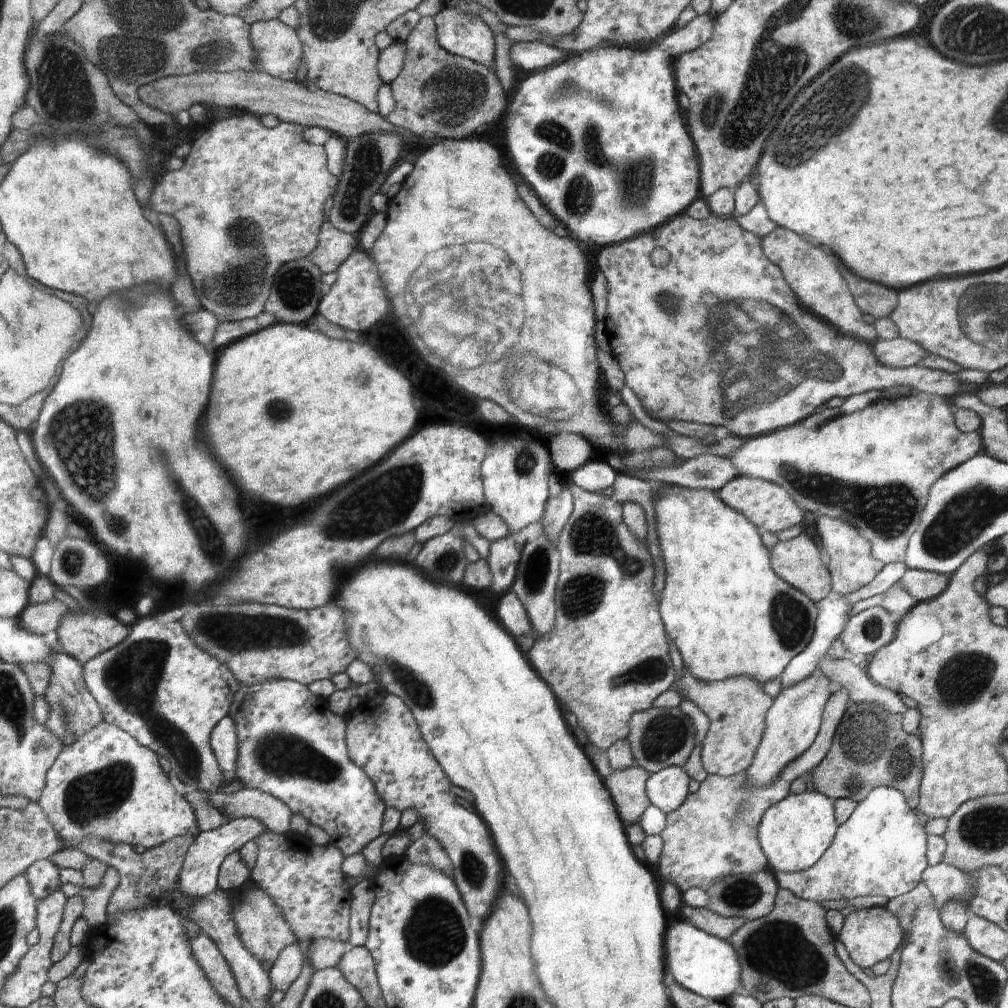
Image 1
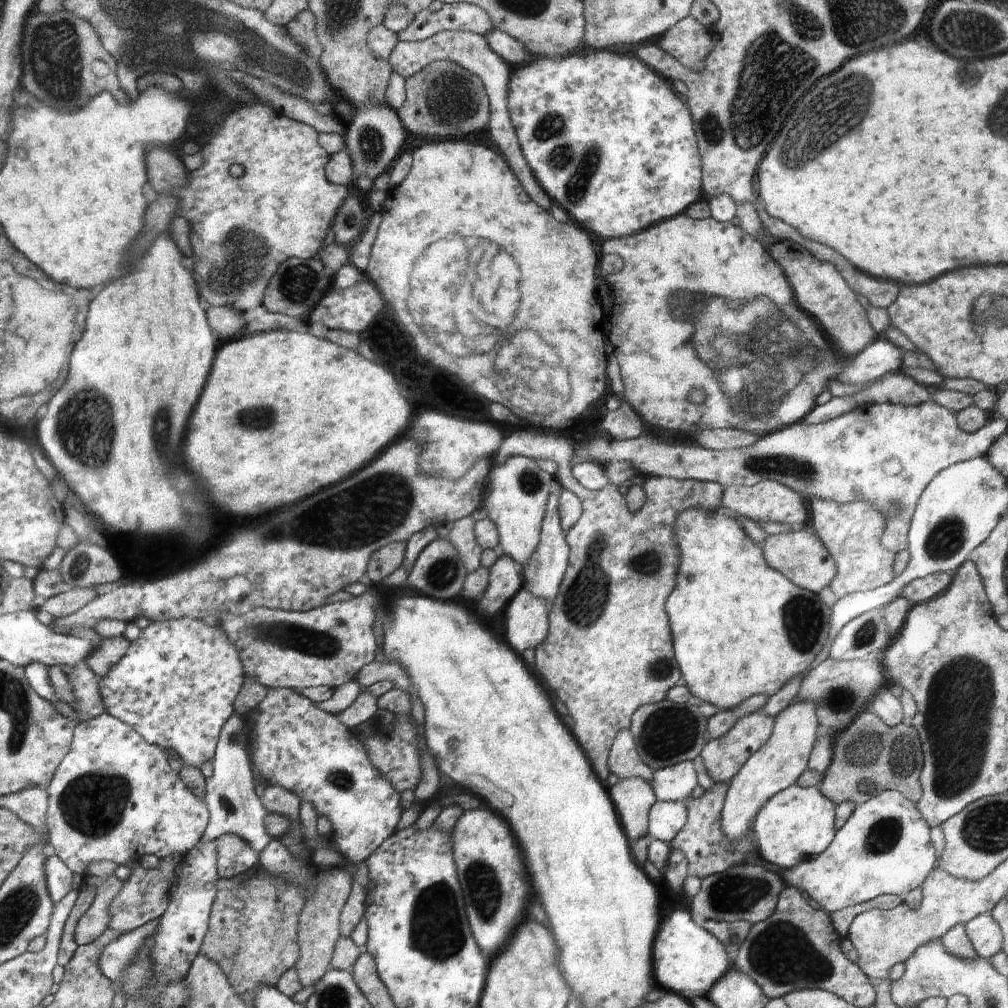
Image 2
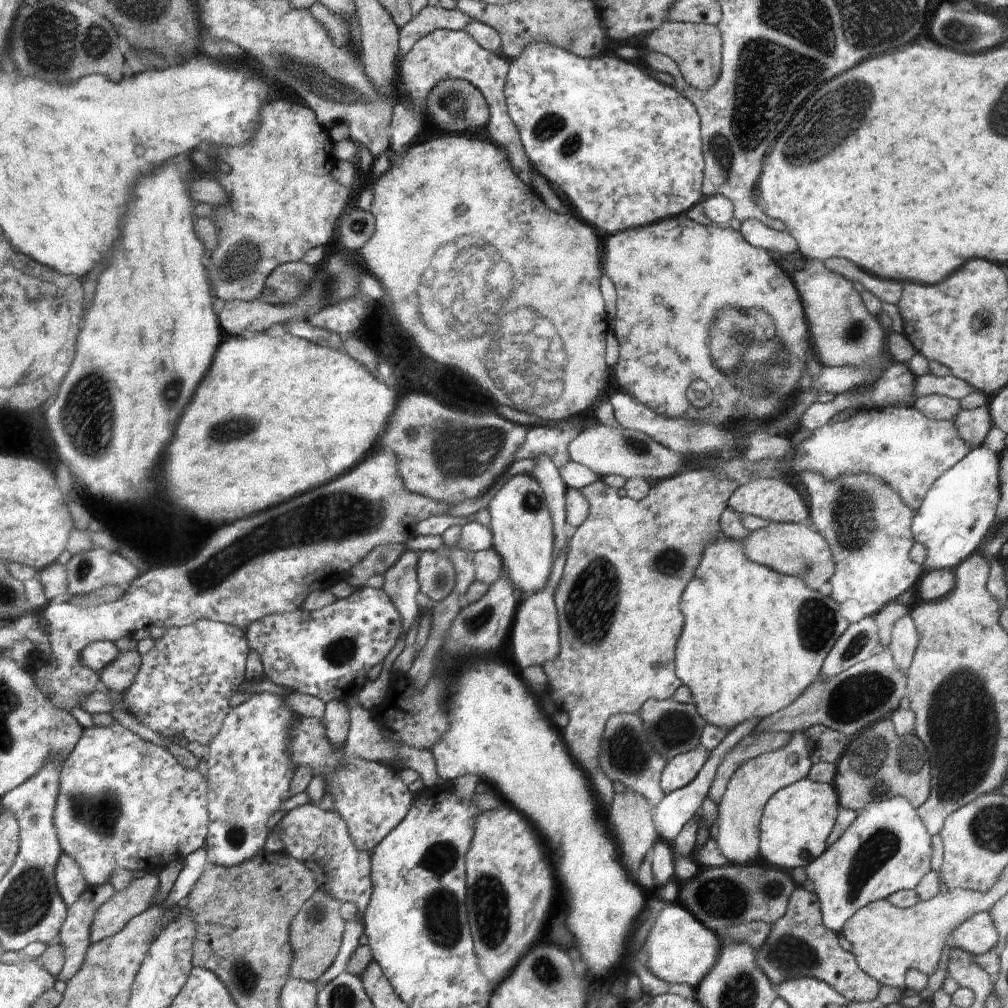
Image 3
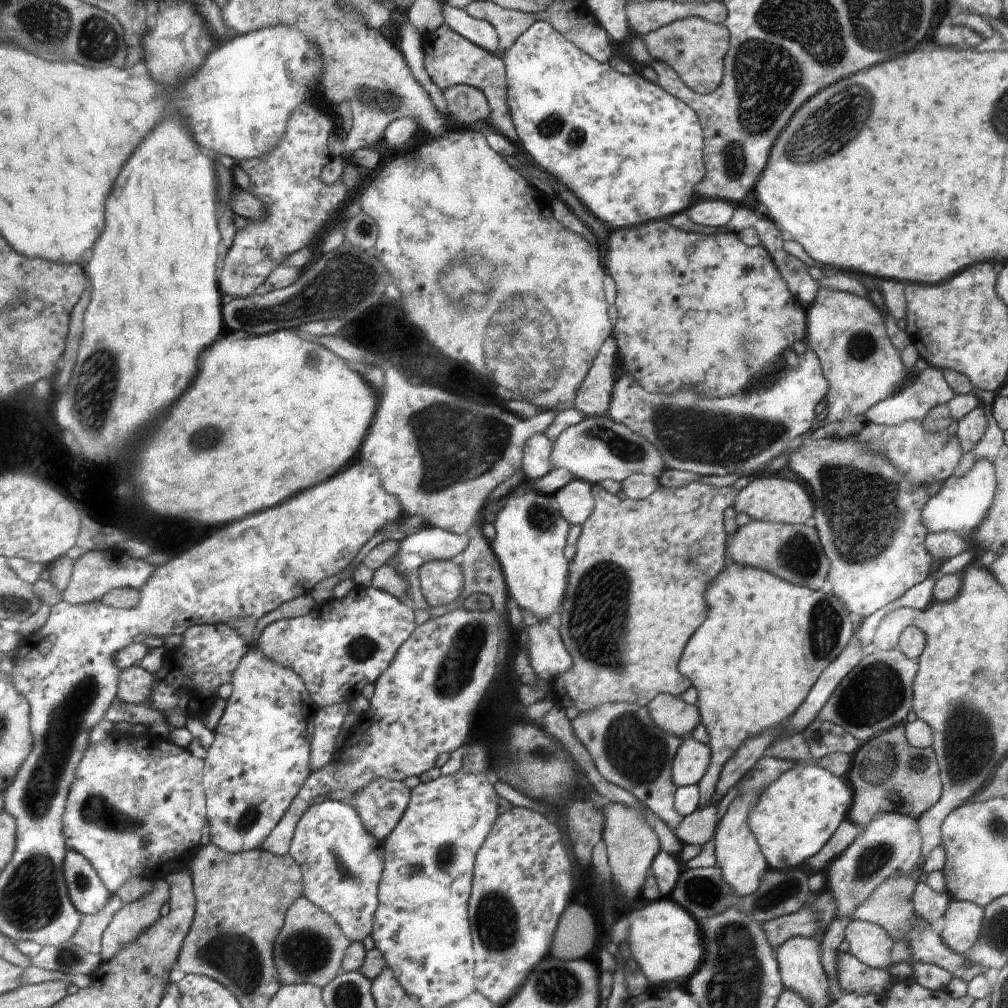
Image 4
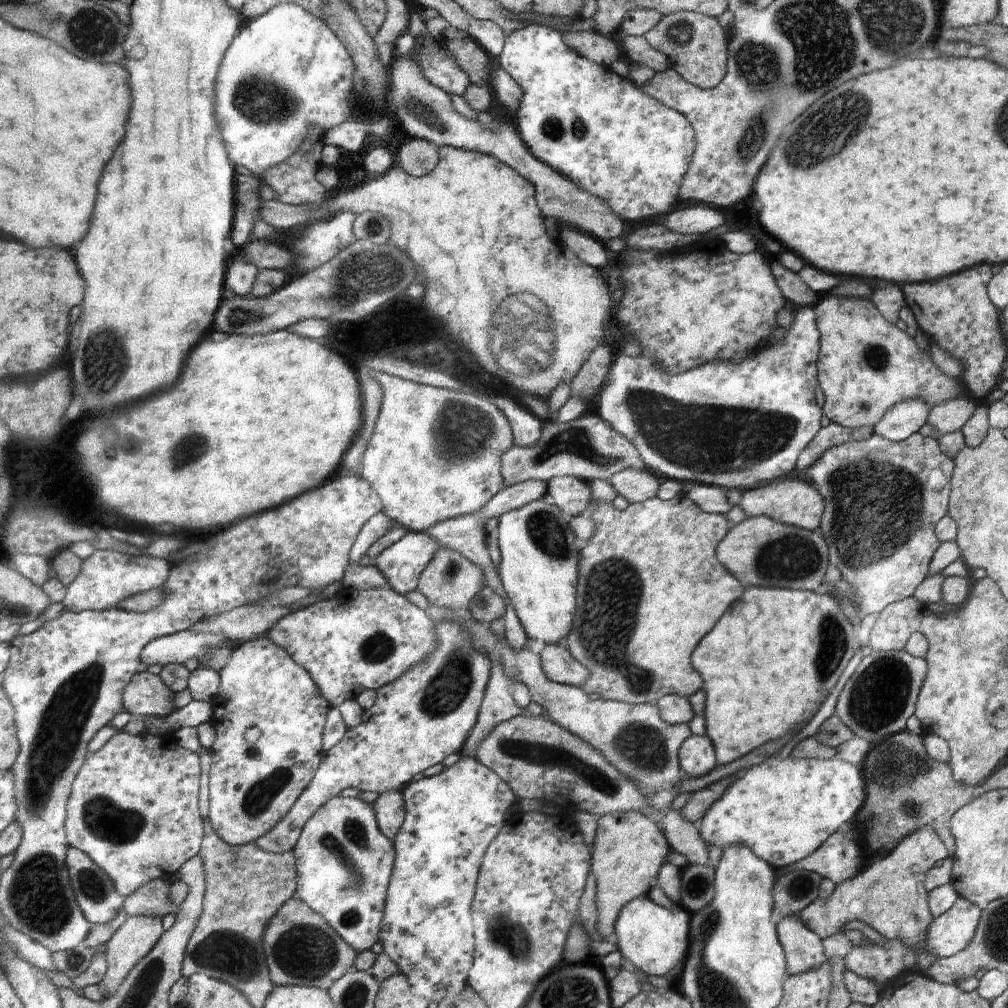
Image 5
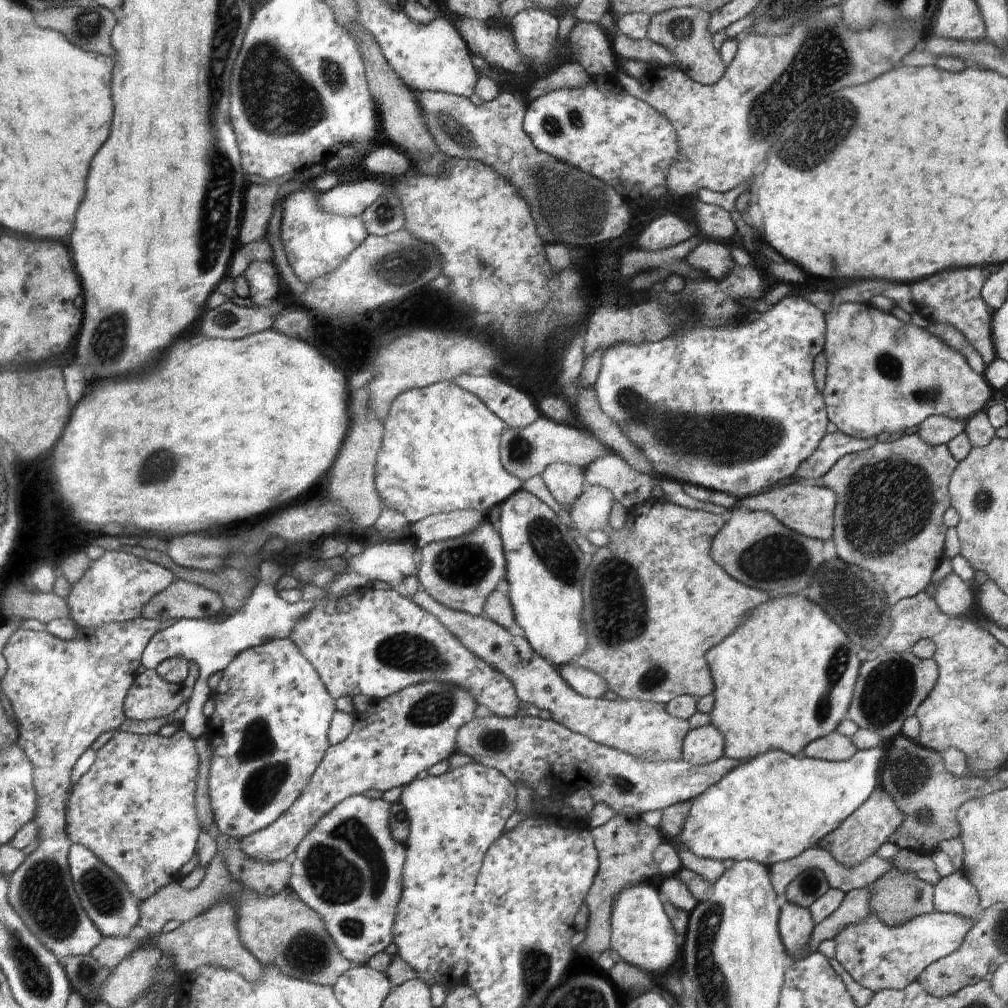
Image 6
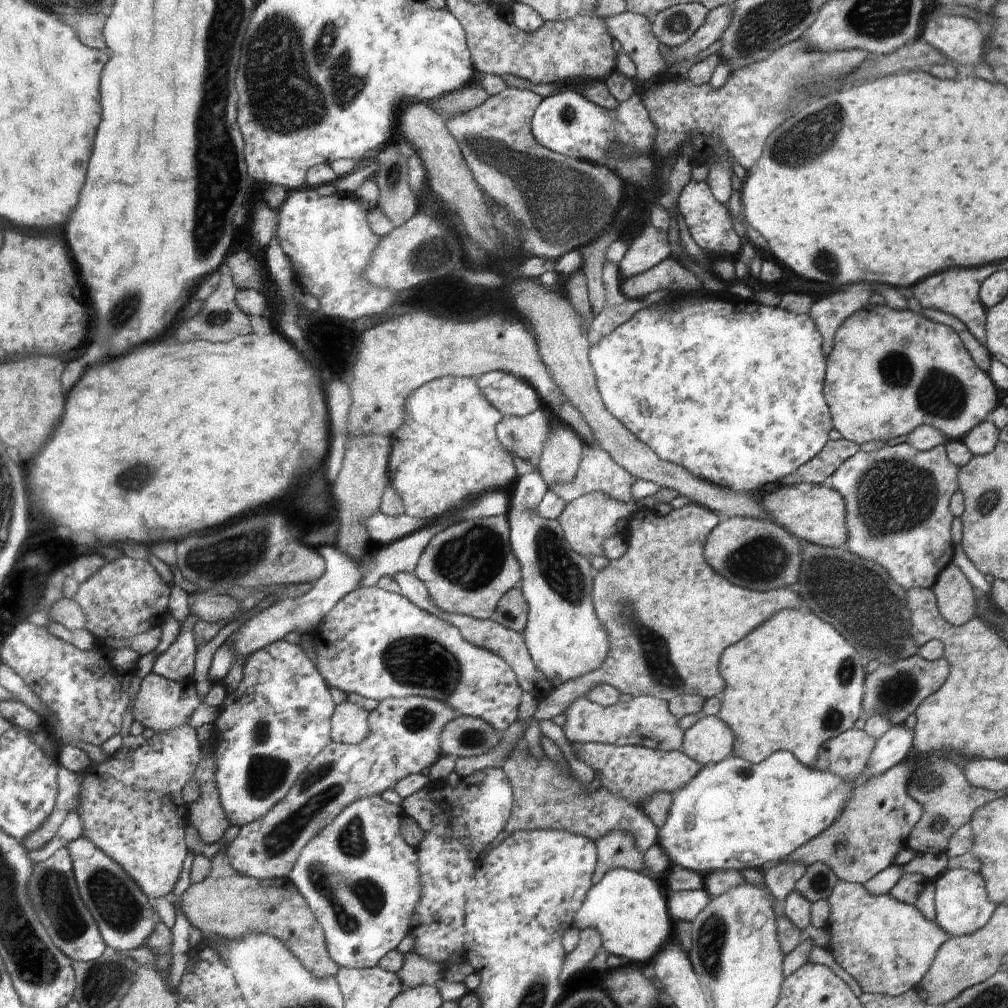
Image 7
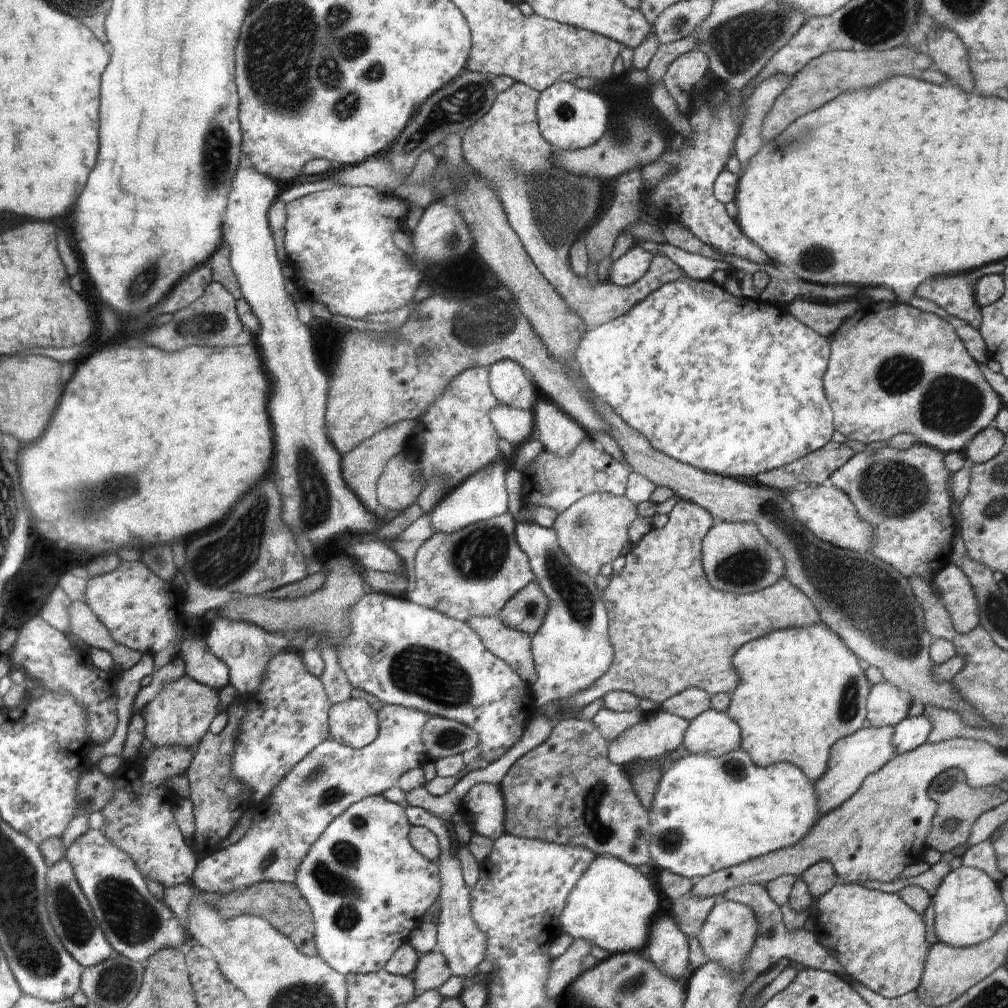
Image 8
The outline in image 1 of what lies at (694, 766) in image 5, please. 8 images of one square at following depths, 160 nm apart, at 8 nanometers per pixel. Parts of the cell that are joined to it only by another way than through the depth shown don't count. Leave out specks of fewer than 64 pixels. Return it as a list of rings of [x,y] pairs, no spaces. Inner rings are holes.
[[[667,766],[650,774],[648,786],[645,787],[650,804],[666,814],[676,811],[689,796],[690,780],[686,771],[677,766]]]

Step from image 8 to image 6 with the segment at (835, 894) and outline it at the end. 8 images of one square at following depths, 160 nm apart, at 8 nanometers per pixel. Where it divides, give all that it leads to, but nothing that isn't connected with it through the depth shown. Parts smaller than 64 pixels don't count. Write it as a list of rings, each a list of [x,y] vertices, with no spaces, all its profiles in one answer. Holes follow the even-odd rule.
[[[935,910],[930,915],[920,915],[908,923],[890,927],[870,914],[864,922],[847,926],[835,936],[834,957],[858,984],[873,993],[885,989],[900,990],[920,979],[933,963],[957,951],[979,917],[979,911],[973,917],[967,917]]]

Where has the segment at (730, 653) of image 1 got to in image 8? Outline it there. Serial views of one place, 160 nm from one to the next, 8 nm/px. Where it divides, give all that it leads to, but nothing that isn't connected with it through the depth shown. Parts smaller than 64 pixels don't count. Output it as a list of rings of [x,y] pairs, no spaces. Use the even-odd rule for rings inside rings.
[[[826,624],[815,625],[800,625],[788,628],[783,628],[766,636],[752,640],[750,644],[746,643],[742,646],[742,652],[738,652],[738,656],[734,656],[734,668],[737,669],[740,682],[732,696],[732,702],[729,704],[726,714],[729,717],[733,717],[735,721],[740,725],[742,729],[742,742],[741,748],[744,749],[749,756],[753,759],[754,764],[759,767],[767,767],[771,764],[782,763],[783,761],[790,761],[795,764],[801,771],[809,778],[813,783],[816,782],[820,776],[826,772],[828,768],[827,762],[830,756],[830,747],[842,737],[850,736],[854,734],[859,728],[862,728],[864,720],[866,720],[866,698],[869,698],[868,690],[870,690],[870,684],[864,676],[864,672],[860,670],[860,664],[858,664],[858,655],[849,647],[849,645],[842,642],[841,637],[837,635],[831,628],[828,628]]]

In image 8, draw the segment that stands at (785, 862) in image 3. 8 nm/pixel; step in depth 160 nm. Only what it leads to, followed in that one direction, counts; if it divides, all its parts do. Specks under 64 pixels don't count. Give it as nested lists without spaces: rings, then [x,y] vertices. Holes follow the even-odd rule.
[[[923,714],[919,717],[906,716],[893,726],[893,745],[896,754],[901,755],[924,744],[932,730],[932,723]],[[684,745],[677,750],[683,757],[668,771],[662,771],[653,804],[648,809],[651,864],[659,870],[669,870],[696,880],[750,859],[793,847],[818,823],[821,814],[815,783],[790,761],[759,767],[742,748],[719,757],[688,753]]]

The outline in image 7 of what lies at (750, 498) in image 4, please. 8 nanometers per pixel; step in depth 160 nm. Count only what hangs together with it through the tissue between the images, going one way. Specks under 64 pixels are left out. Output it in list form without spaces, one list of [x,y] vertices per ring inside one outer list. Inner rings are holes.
[[[826,484],[812,485],[802,494],[798,486],[781,486],[776,492],[761,493],[760,500],[771,520],[798,540],[824,547],[846,547],[846,540],[850,538],[848,506],[845,498],[834,488]]]

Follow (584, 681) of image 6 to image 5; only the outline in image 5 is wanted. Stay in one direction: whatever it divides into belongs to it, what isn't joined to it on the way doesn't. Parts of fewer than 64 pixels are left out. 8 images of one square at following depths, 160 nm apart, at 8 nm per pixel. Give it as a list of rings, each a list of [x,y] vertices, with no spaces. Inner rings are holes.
[[[564,642],[545,644],[538,656],[551,681],[579,687],[588,680],[590,671],[569,653]]]

